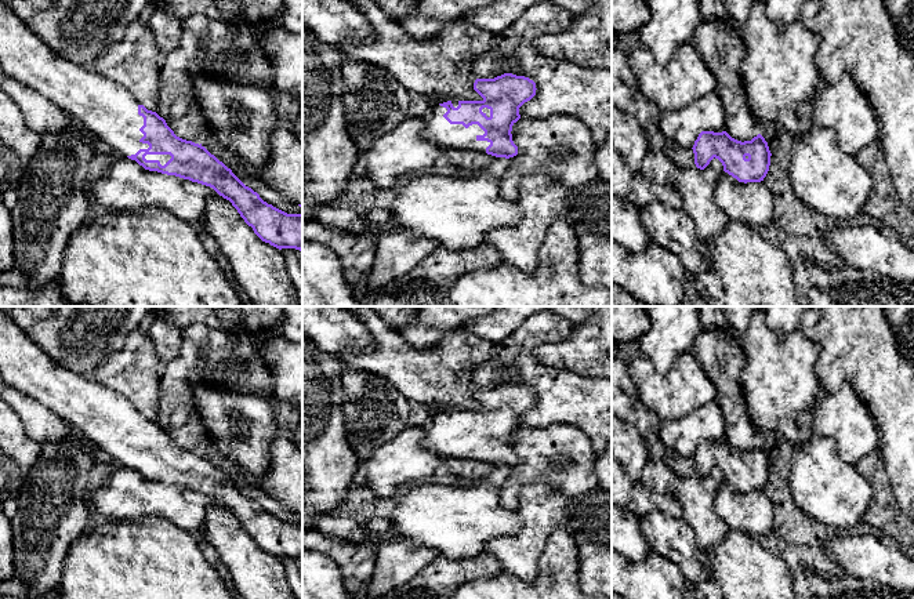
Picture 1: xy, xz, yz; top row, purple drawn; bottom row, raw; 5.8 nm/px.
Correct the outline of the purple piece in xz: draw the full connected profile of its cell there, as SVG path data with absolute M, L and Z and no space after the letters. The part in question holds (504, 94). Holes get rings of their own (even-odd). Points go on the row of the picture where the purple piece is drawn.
M504 73L494 79L476 79L474 90L483 98L482 101L447 101L431 109L424 117L422 135L445 152L468 149L496 157L516 156L512 126L521 119L519 108L536 95L536 83L525 76Z

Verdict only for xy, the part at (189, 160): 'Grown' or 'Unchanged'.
Grown

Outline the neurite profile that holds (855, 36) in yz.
M806 0L801 21L819 37L816 68L821 84L849 73L873 104L892 185L914 211L914 58L900 46L885 0Z

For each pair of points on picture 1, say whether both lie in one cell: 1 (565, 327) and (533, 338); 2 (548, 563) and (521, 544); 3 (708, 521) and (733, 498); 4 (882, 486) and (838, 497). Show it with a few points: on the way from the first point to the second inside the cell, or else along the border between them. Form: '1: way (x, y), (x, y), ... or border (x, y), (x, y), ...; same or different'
1: way (557, 327), (544, 327), (541, 330); same
2: border (558, 530), (547, 538), (537, 576), (514, 577); different
3: border (714, 492), (714, 509), (729, 527); different
4: border (855, 465), (871, 492), (871, 501), (863, 519); different

